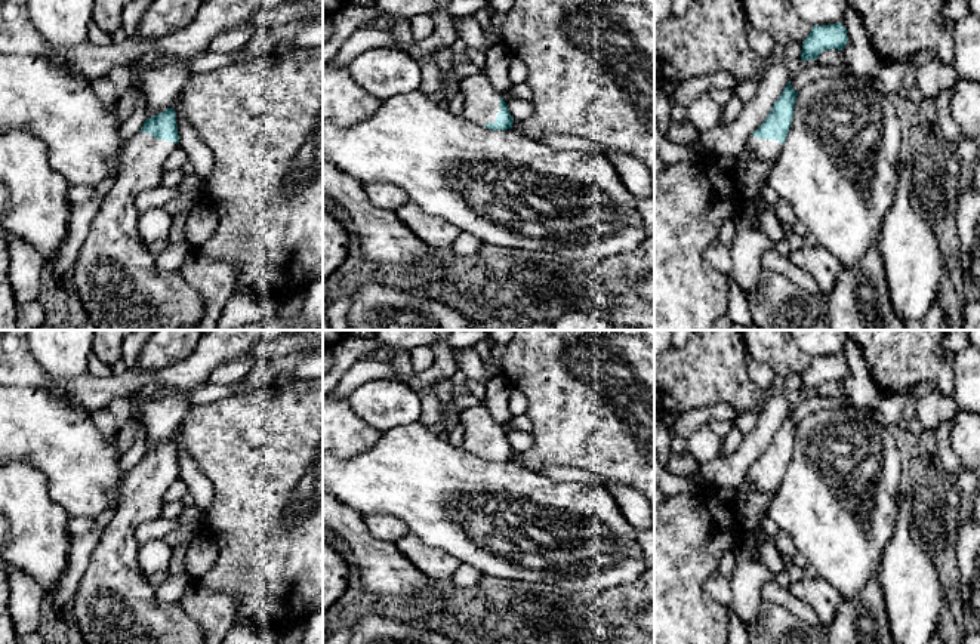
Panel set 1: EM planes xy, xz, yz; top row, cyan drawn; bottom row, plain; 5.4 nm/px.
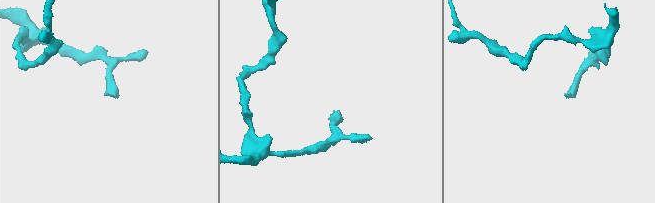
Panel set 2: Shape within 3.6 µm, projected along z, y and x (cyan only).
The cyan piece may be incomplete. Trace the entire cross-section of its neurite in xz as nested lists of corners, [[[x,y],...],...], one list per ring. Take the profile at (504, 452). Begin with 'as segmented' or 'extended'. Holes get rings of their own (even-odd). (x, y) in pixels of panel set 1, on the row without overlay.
extended; [[[478,404],[460,415],[463,428],[463,446],[460,450],[486,457],[491,462],[512,460],[514,450],[502,426],[497,425],[487,407]]]

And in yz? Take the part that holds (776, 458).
extended; [[[791,412],[782,423],[780,429],[771,438],[764,455],[751,466],[745,475],[745,483],[749,483],[754,490],[767,494],[779,492],[782,477],[793,450],[795,432],[798,423],[792,420]]]

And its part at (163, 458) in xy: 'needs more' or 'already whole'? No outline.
needs more

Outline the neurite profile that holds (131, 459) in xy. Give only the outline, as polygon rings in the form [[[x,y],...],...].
[[[142,420],[132,447],[120,459],[120,469],[124,477],[127,477],[127,474],[133,471],[139,465],[141,459],[144,457],[147,452],[145,437],[147,437],[147,426],[145,422]]]

